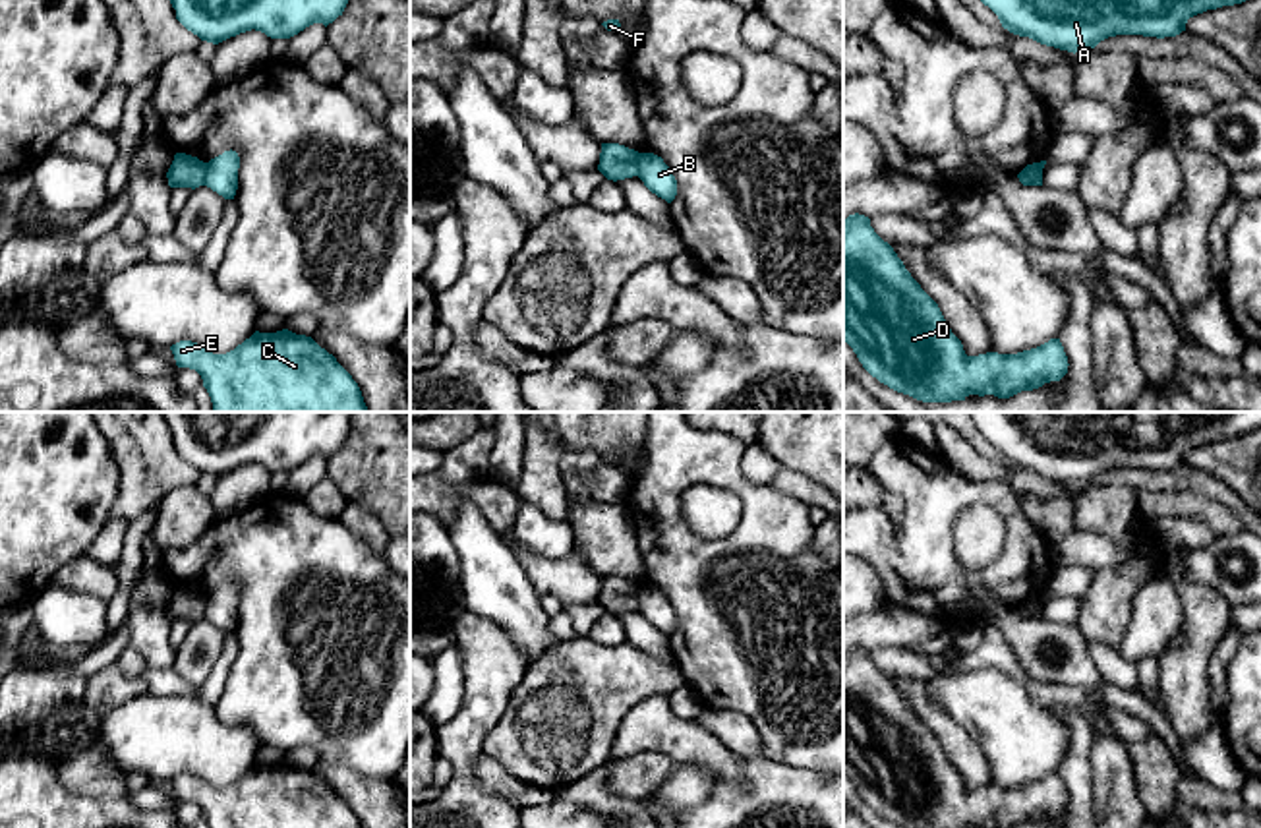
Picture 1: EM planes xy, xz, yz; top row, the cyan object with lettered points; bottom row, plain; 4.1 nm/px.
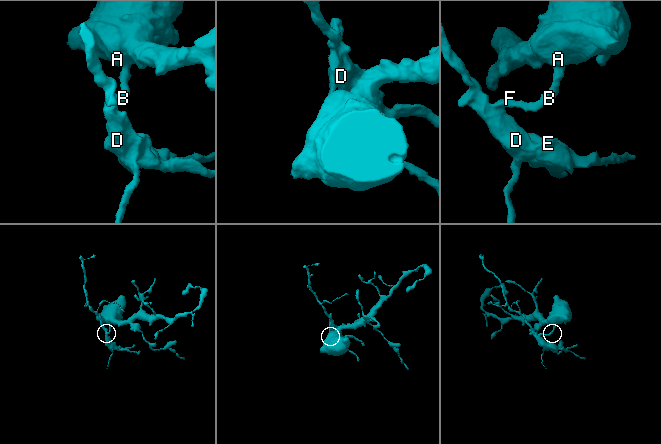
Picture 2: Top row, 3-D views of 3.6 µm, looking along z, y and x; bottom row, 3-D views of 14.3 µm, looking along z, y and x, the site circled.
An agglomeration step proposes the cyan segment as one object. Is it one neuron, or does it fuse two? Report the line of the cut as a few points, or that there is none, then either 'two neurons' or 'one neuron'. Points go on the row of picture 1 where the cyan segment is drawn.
xy (207, 163), (202, 184) | two neurons

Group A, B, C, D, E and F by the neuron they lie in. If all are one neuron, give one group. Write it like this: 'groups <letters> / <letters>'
groups A B / C D E F

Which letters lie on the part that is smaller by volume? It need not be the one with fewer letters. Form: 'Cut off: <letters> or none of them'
Cut off: C, D, E, F

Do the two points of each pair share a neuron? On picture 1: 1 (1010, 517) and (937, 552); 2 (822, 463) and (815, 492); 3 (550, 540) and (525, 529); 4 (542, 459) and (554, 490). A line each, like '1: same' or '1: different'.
1: same
2: different
3: same
4: same

